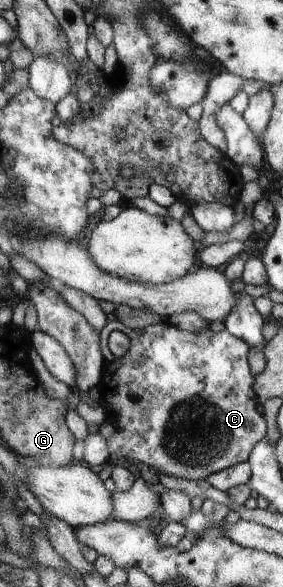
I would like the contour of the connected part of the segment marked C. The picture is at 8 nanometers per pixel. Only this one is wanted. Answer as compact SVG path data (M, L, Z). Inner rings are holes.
M116 319L112 322L107 322L107 324L103 326L101 335L103 336L102 353L104 356L104 375L98 386L98 390L100 391L99 405L103 407L102 421L100 424L109 418L112 420L114 426L113 435L109 437L108 441L103 438L99 431L96 434L89 433L87 439L83 439L85 448L83 462L91 469L98 470L103 464L109 463L109 452L111 451L111 455L126 459L129 463L135 463L137 466L149 465L148 468L153 472L159 471L159 473L173 475L173 477L184 480L205 480L212 473L233 467L241 462L247 462L255 444L263 440L265 435L267 435L267 423L265 422L264 414L257 410L259 400L253 389L254 375L248 362L250 347L245 341L241 341L241 339L237 339L230 333L227 333L227 330L217 333L209 328L205 328L204 330L193 333L179 329L168 321L151 324L143 329L132 329L126 327L120 320ZM114 329L121 329L131 340L129 351L121 358L113 356L109 348L104 346L104 340Z

